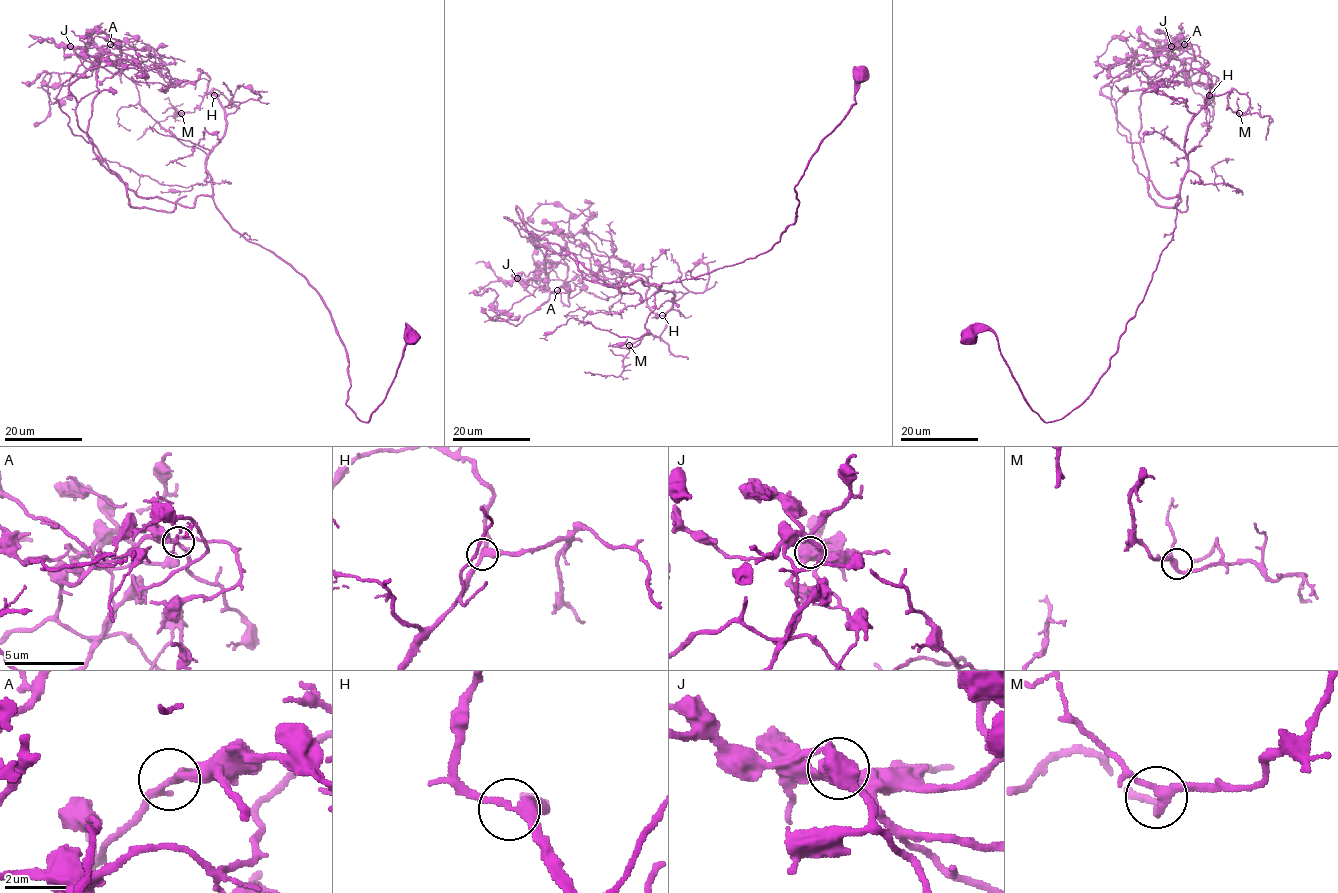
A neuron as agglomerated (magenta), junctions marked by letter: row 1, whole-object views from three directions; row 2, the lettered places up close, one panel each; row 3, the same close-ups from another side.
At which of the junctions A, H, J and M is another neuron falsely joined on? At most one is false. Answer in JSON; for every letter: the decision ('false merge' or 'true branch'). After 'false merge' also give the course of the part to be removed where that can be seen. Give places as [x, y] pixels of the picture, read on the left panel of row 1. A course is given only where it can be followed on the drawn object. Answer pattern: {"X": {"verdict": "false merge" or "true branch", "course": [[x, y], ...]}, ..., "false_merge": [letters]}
{"A": {"verdict": "true branch"}, "H": {"verdict": "true branch"}, "J": {"verdict": "false merge", "course": [[70, 46], [100, 61], [87, 134], [125, 184], [130, 205], [172, 211], [187, 196]]}, "M": {"verdict": "true branch"}, "false_merge": ["J"]}

